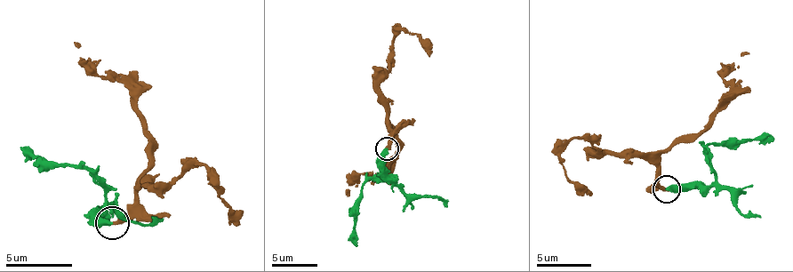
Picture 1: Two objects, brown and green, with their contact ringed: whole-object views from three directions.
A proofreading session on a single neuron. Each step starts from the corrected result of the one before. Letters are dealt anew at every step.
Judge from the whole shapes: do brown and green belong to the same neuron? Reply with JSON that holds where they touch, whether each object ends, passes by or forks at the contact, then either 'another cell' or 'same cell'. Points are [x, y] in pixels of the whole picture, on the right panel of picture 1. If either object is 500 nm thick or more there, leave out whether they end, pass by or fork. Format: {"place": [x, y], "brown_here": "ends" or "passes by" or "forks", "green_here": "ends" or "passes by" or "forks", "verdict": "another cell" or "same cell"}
{"place": [666, 189], "brown_here": "ends", "green_here": "ends", "verdict": "same cell"}

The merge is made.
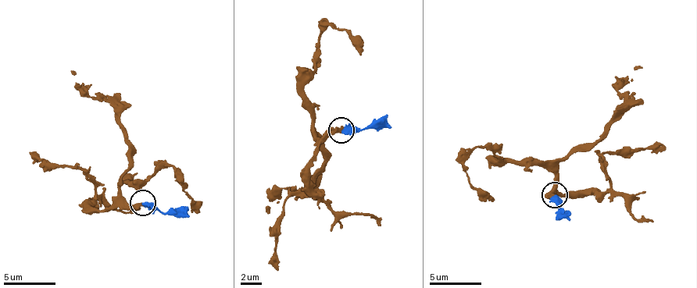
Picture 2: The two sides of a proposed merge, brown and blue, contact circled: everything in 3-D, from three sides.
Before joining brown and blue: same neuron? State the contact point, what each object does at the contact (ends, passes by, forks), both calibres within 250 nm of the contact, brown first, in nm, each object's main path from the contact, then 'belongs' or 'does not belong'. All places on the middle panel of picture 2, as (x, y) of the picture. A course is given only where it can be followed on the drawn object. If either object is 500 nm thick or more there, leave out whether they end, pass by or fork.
(341, 130) | brown ends | blue ends | 400/460 nm | brown via (341, 129), (319, 140), (310, 121), (304, 85), (320, 53), (319, 35), (331, 24), (342, 30), (361, 56) | blue via (341, 129), (374, 126), (388, 114) | belongs

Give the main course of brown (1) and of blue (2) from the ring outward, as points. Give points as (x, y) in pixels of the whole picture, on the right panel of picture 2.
1: (554, 195), (555, 182), (540, 165), (505, 162), (490, 150), (473, 148), (464, 164), (469, 183), (495, 200)
2: (554, 195), (556, 197), (558, 209), (562, 211), (555, 220)

